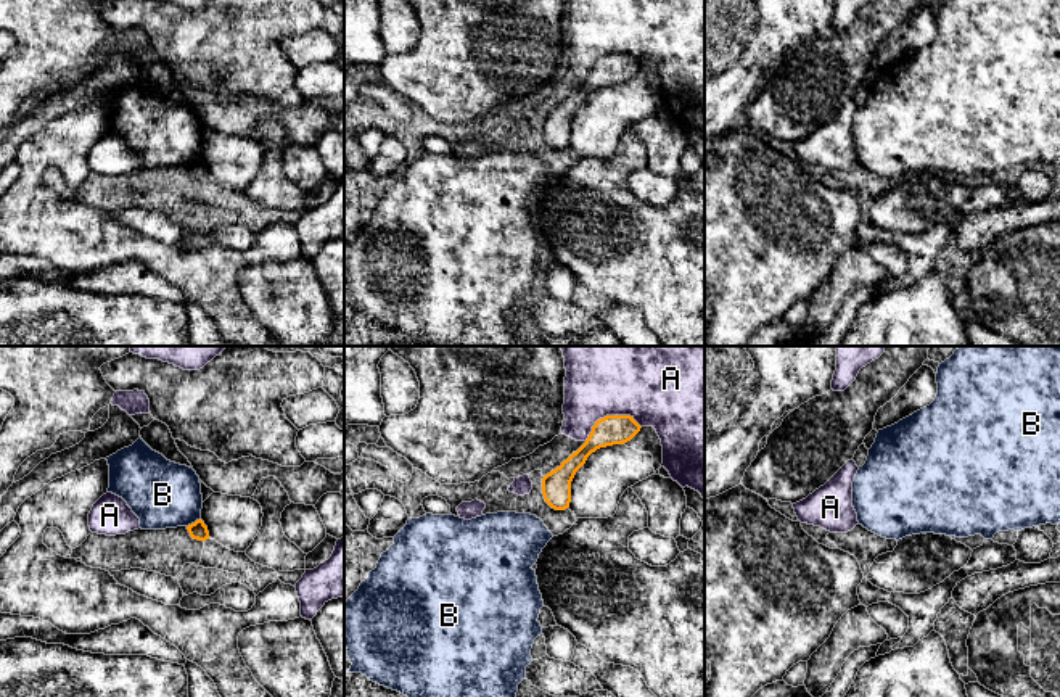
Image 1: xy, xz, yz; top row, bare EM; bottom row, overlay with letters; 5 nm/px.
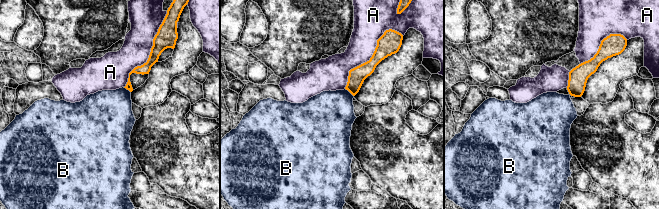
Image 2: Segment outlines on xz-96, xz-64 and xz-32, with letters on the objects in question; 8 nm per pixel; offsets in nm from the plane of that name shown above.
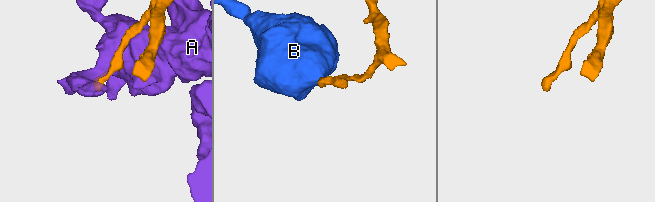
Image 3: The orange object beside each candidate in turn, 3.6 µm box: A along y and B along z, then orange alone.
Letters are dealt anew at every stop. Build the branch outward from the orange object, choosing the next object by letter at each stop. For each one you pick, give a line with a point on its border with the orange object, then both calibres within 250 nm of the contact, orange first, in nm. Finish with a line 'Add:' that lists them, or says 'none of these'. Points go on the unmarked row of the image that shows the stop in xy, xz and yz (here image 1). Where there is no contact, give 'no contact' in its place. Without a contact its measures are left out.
Add: none of these

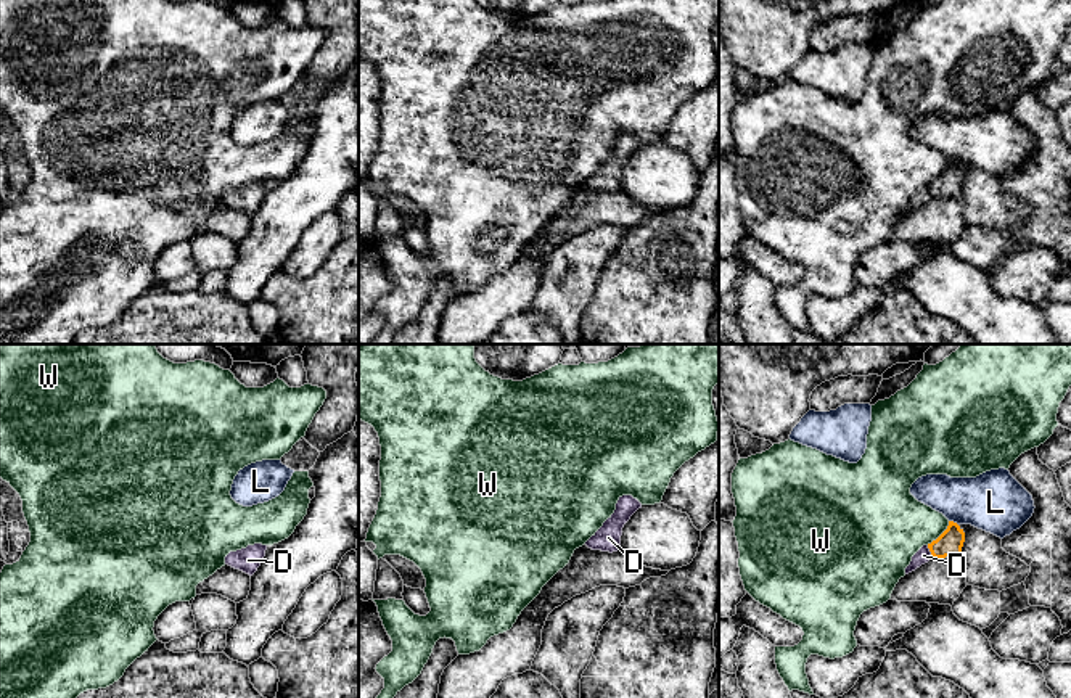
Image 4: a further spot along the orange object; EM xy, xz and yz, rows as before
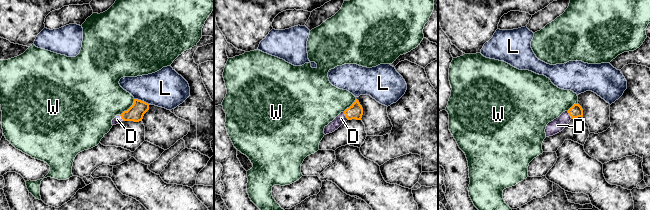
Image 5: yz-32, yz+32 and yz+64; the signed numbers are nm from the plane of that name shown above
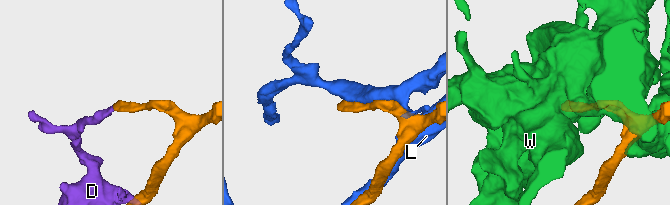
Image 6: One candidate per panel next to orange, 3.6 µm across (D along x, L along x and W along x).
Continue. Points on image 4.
D: contact yz (930, 190); calibres 130 and 80 nm
Add: D

